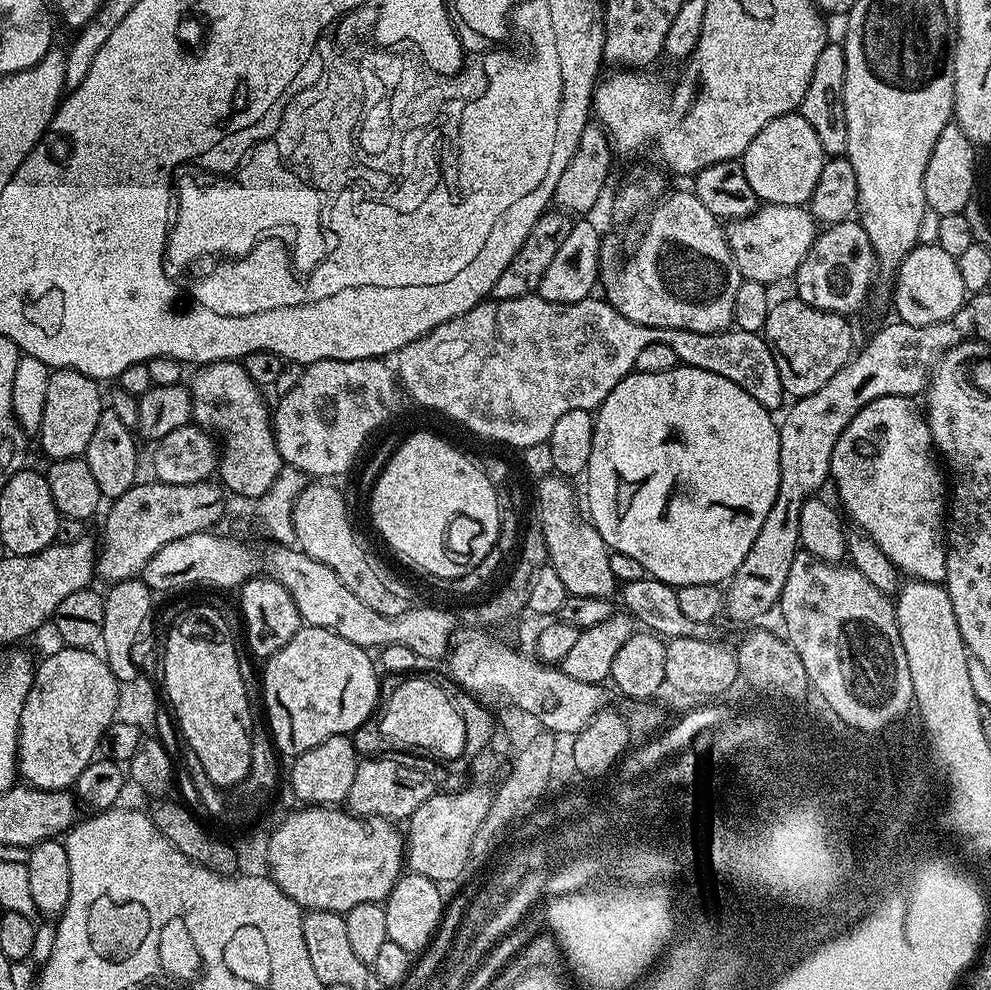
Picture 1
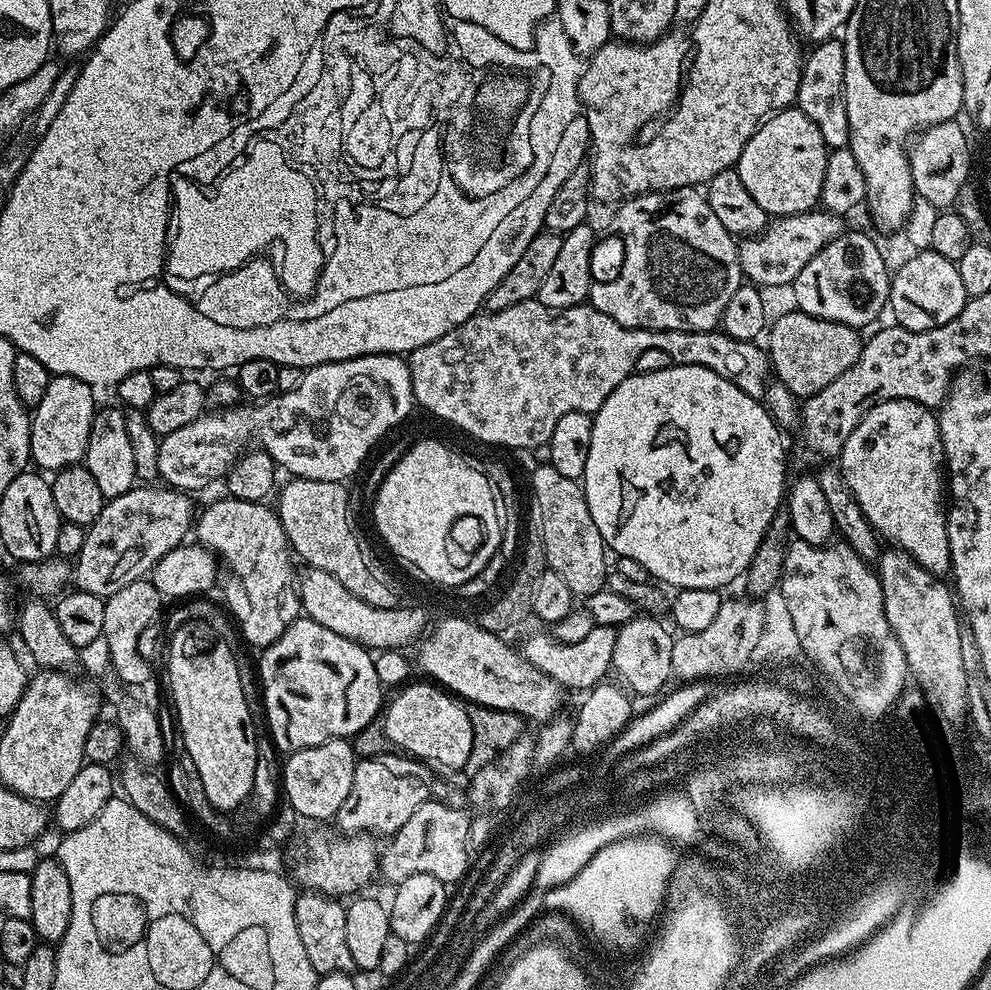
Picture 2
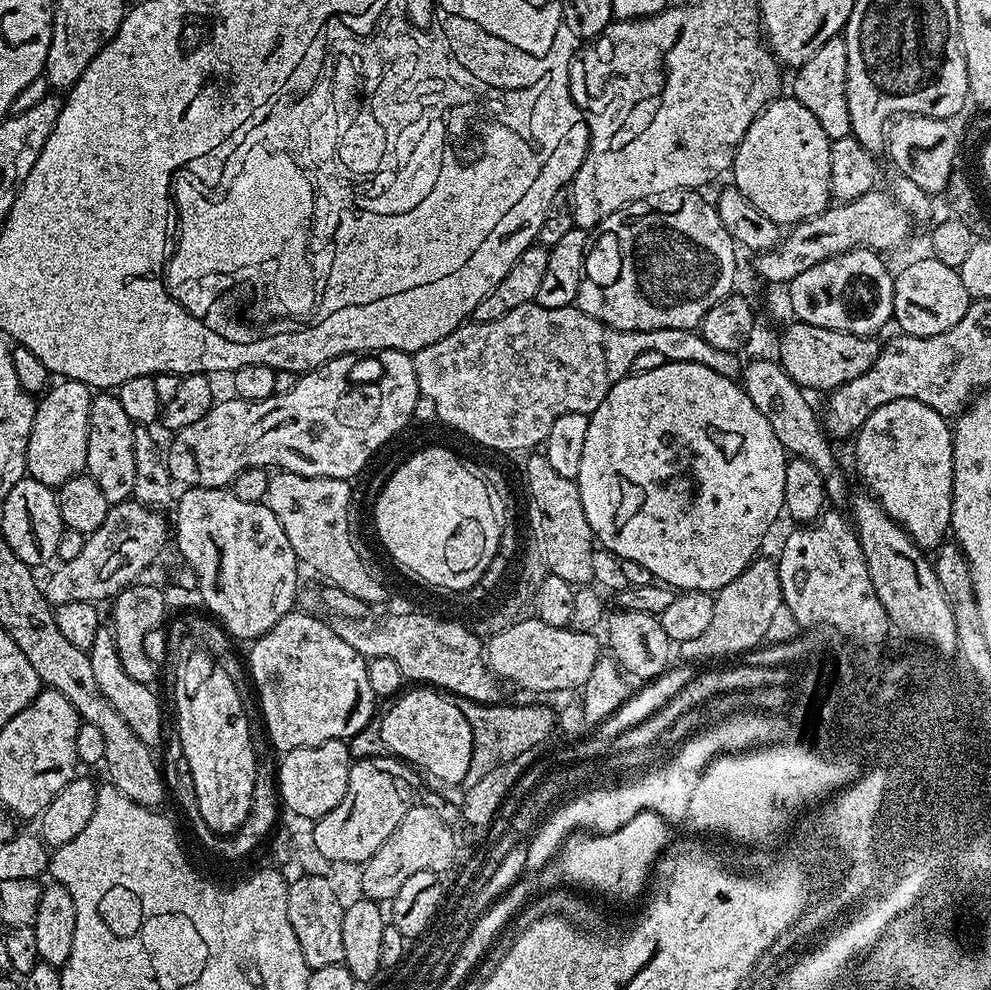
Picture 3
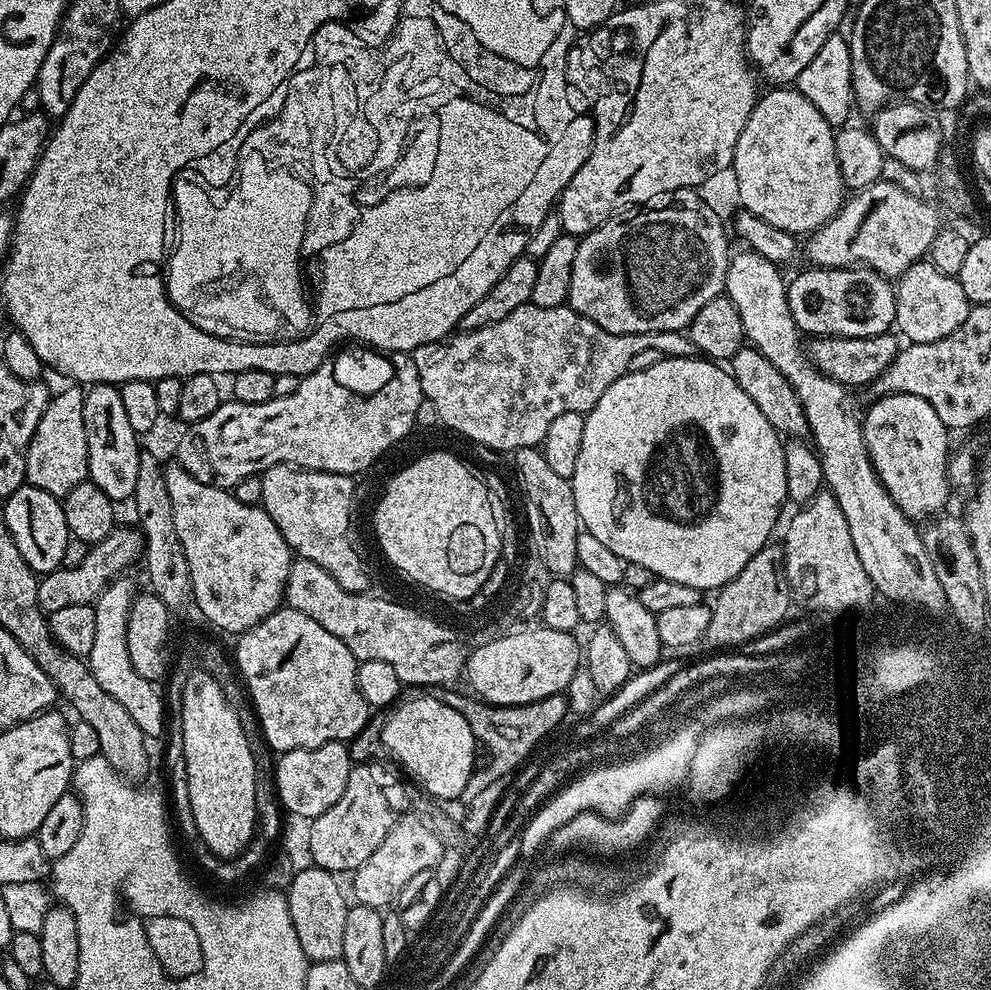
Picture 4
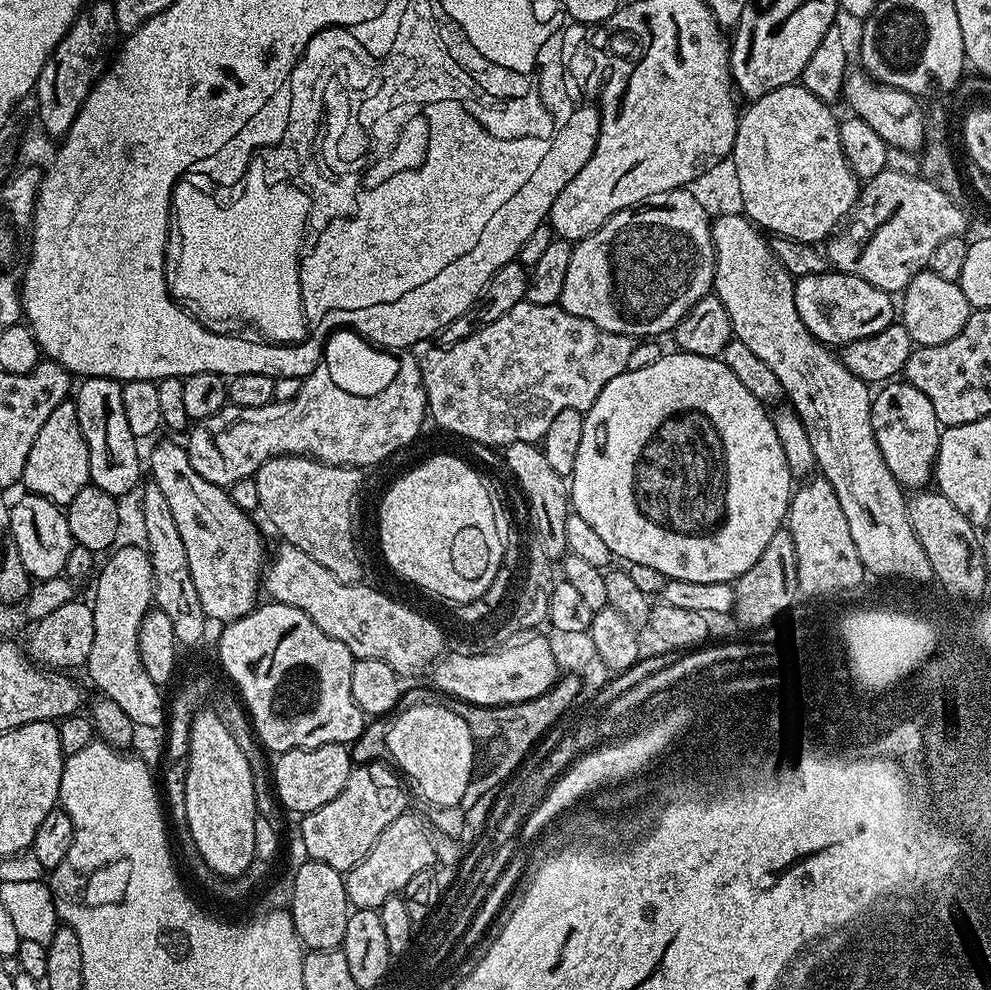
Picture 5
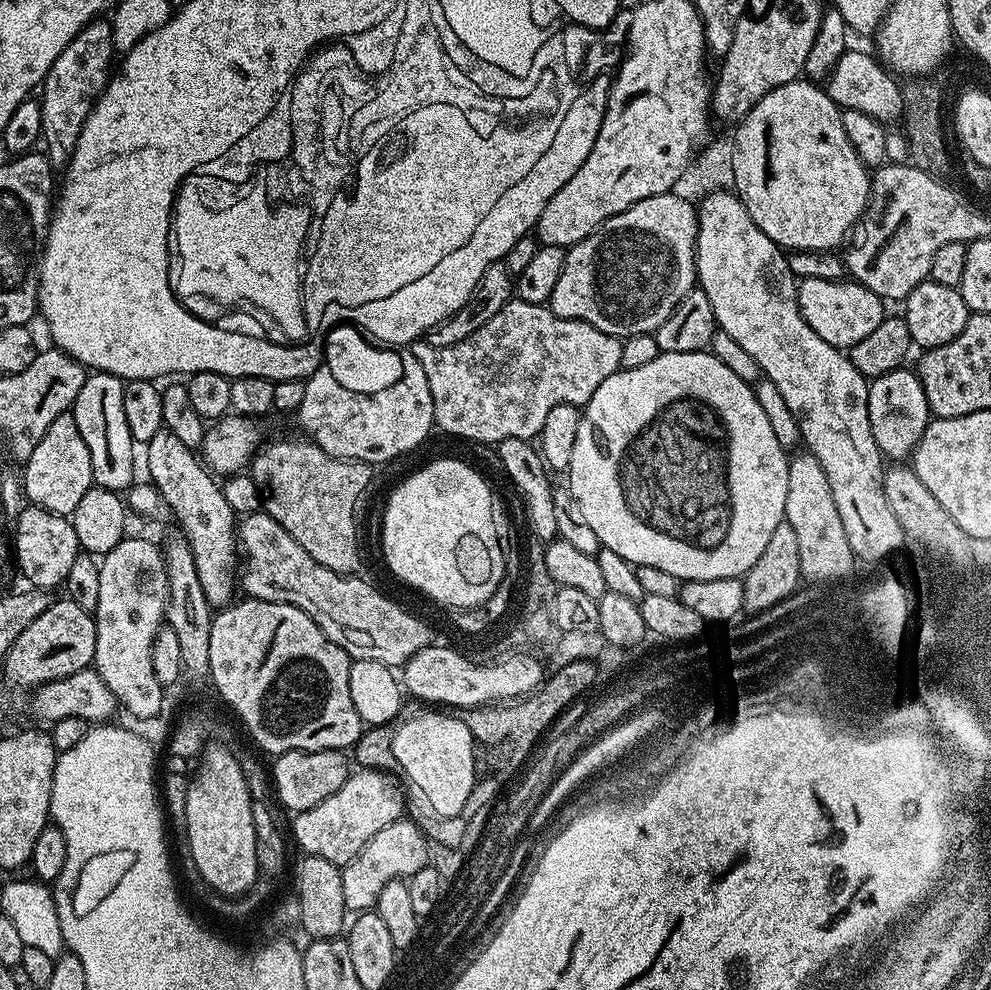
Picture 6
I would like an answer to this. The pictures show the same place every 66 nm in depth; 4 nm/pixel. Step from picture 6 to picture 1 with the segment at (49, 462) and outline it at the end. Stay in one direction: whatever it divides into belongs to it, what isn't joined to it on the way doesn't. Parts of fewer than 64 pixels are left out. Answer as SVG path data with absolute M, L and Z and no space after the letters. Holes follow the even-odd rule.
M58 368L52 372L50 387L46 389L46 411L42 414L42 426L38 433L40 448L49 461L83 457L90 446L90 437L106 404L100 401L101 385L86 374L69 368Z

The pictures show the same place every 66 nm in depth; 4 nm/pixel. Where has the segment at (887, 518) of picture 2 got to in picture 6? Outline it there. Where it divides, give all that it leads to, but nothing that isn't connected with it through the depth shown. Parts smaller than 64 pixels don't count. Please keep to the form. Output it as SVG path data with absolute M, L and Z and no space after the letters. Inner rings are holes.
M908 366L875 377L868 385L868 413L870 430L874 430L874 442L878 442L881 453L892 462L911 457L930 419L920 377Z

